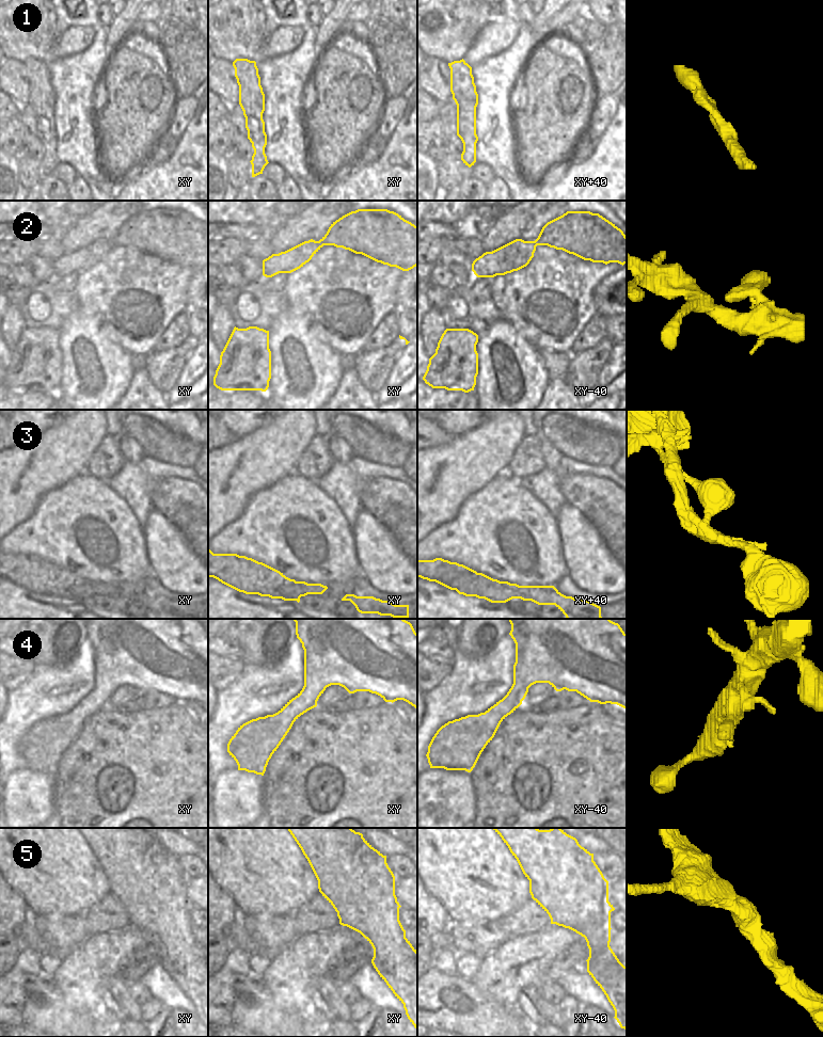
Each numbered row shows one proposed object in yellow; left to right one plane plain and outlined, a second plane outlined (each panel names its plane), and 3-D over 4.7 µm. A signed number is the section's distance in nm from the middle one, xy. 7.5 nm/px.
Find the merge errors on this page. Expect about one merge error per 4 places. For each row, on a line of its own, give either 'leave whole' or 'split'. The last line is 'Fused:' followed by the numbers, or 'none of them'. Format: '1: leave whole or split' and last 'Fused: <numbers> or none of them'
1: leave whole
2: leave whole
3: split
4: leave whole
5: leave whole
Fused: 3

